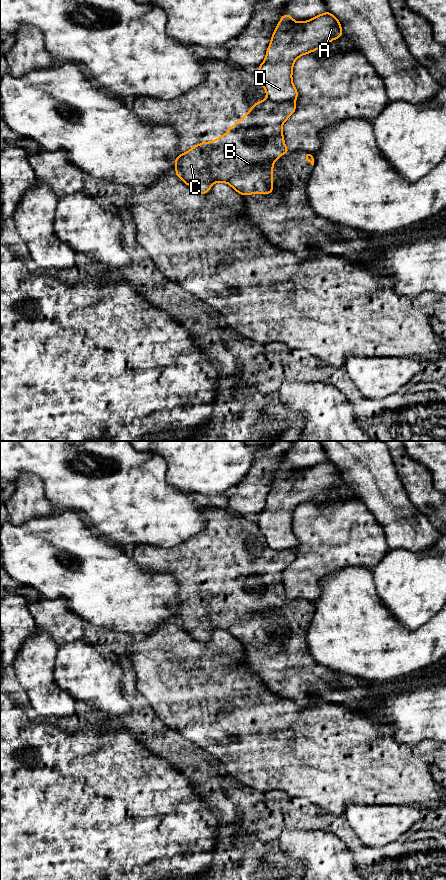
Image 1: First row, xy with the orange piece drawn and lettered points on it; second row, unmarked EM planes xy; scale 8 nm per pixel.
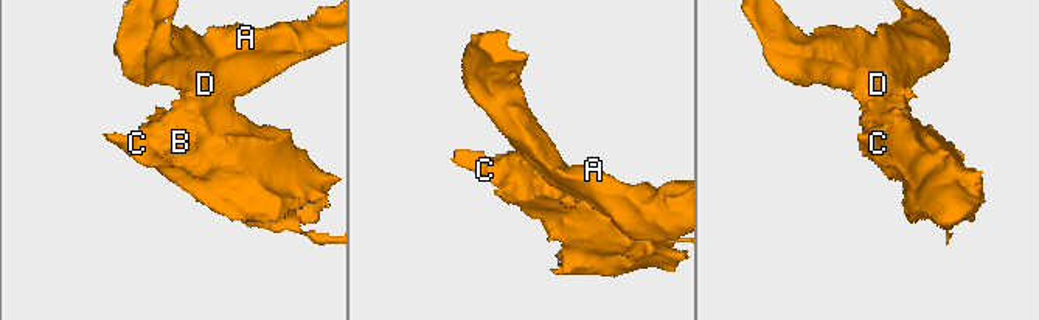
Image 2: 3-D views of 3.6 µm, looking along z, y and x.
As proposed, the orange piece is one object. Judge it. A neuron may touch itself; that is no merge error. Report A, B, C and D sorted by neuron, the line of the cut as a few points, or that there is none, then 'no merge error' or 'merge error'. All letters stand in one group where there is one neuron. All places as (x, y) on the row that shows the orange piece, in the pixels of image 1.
groups A D / B C; cut xy (268, 97), (273, 101), (293, 101); merge error

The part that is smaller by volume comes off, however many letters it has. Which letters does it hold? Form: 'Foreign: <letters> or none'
Foreign: B, C

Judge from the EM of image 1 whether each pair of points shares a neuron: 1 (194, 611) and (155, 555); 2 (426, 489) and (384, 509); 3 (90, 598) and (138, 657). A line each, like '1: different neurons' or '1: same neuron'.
1: same neuron
2: different neurons
3: different neurons

